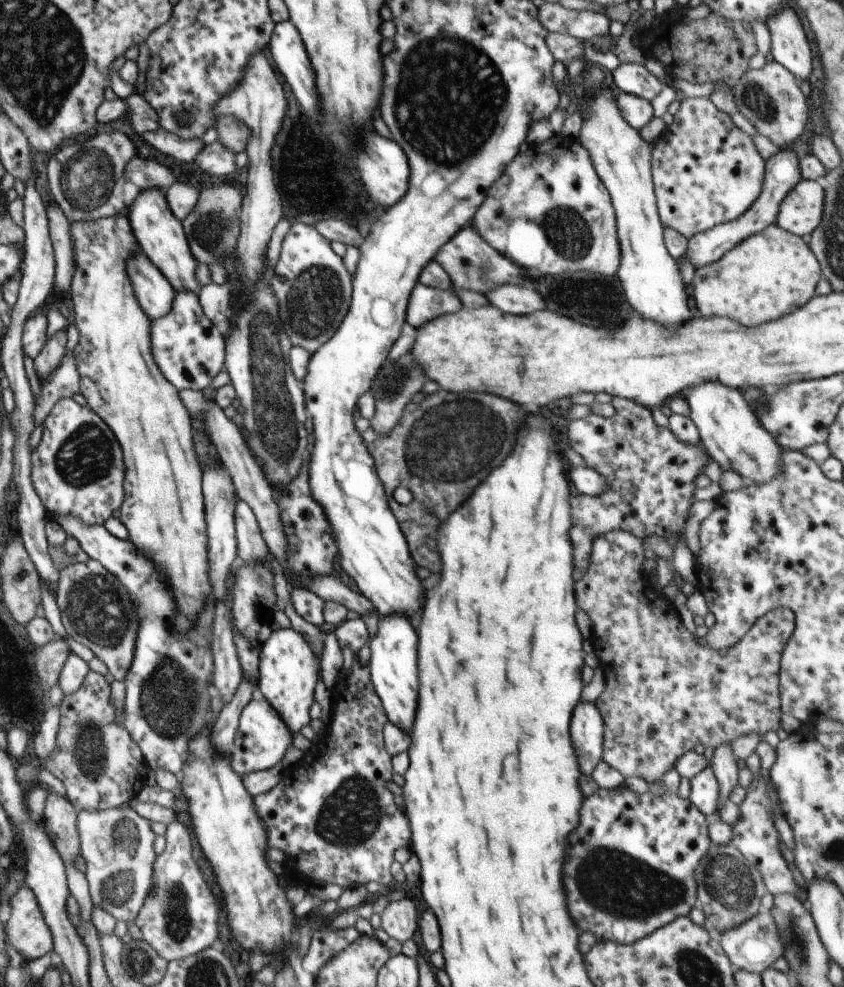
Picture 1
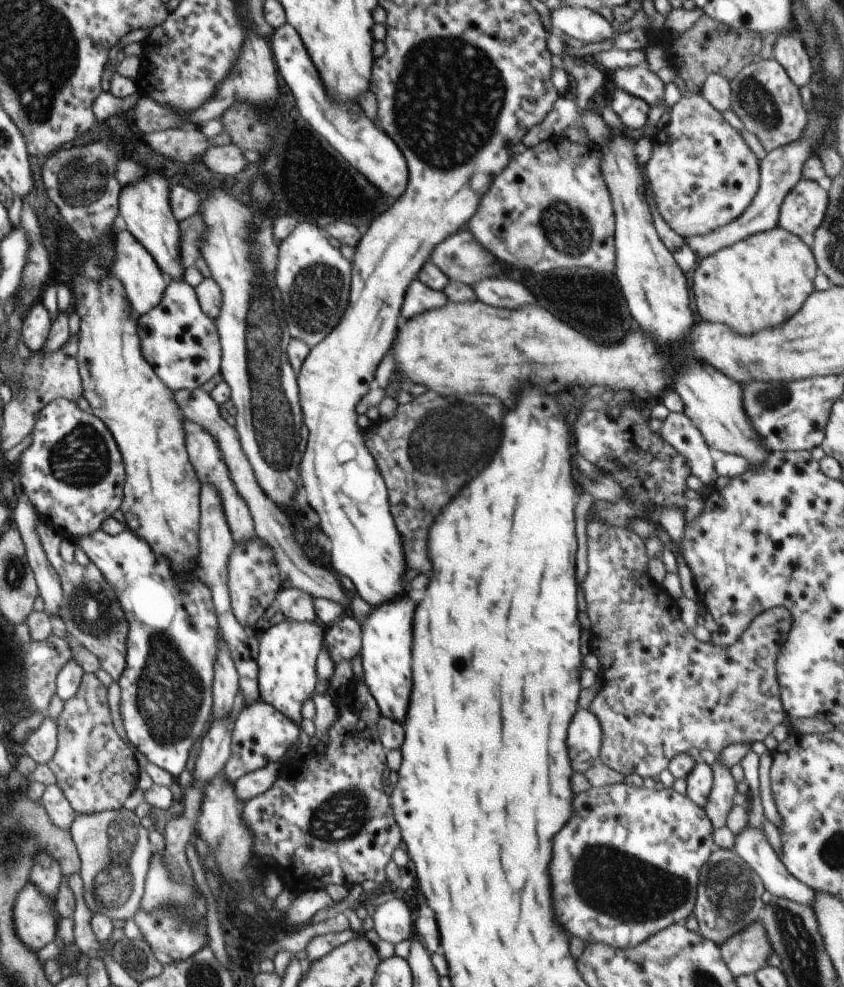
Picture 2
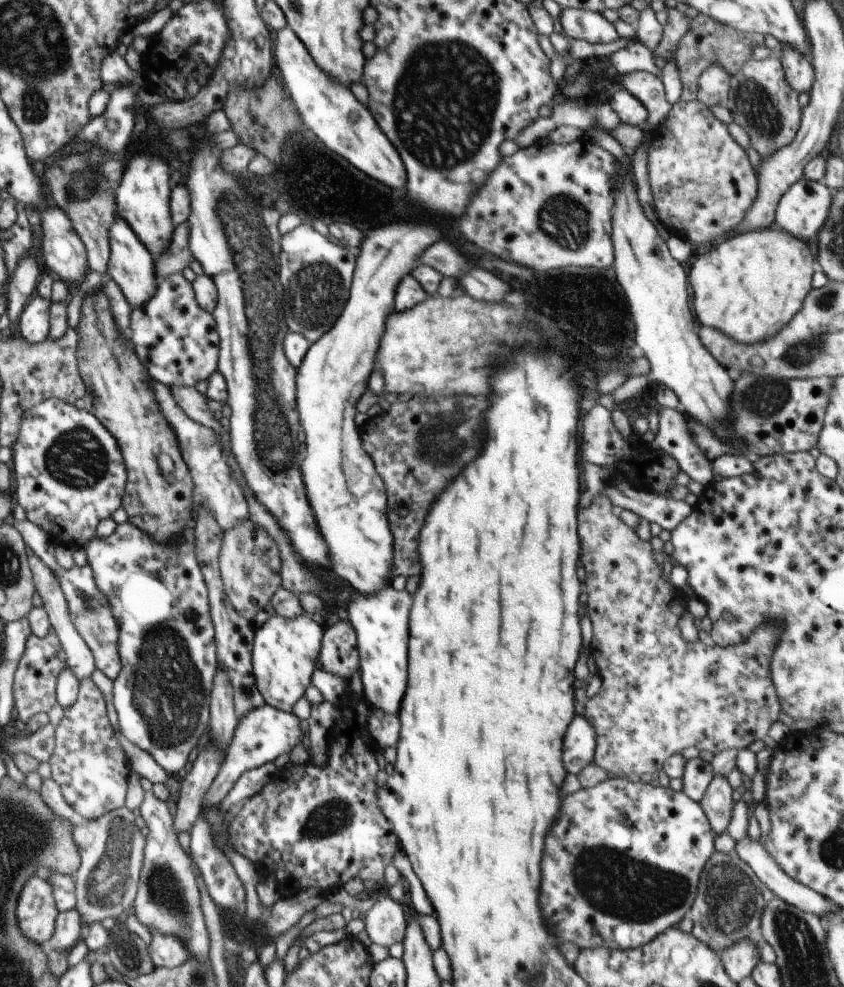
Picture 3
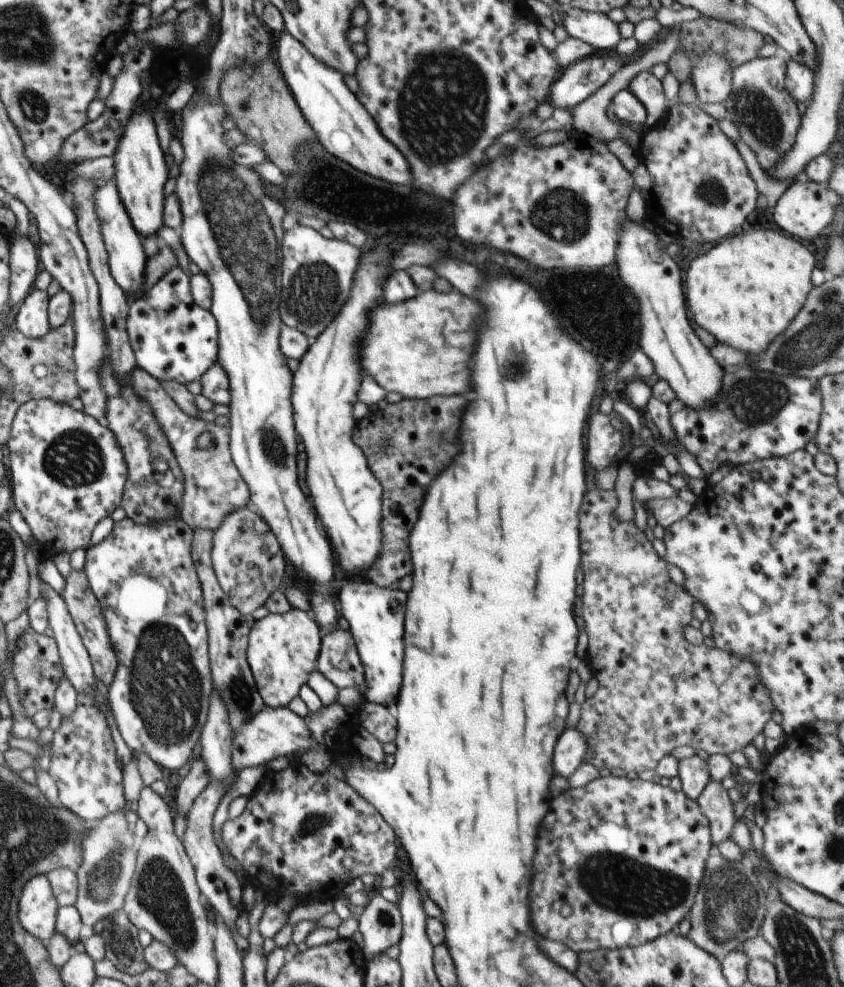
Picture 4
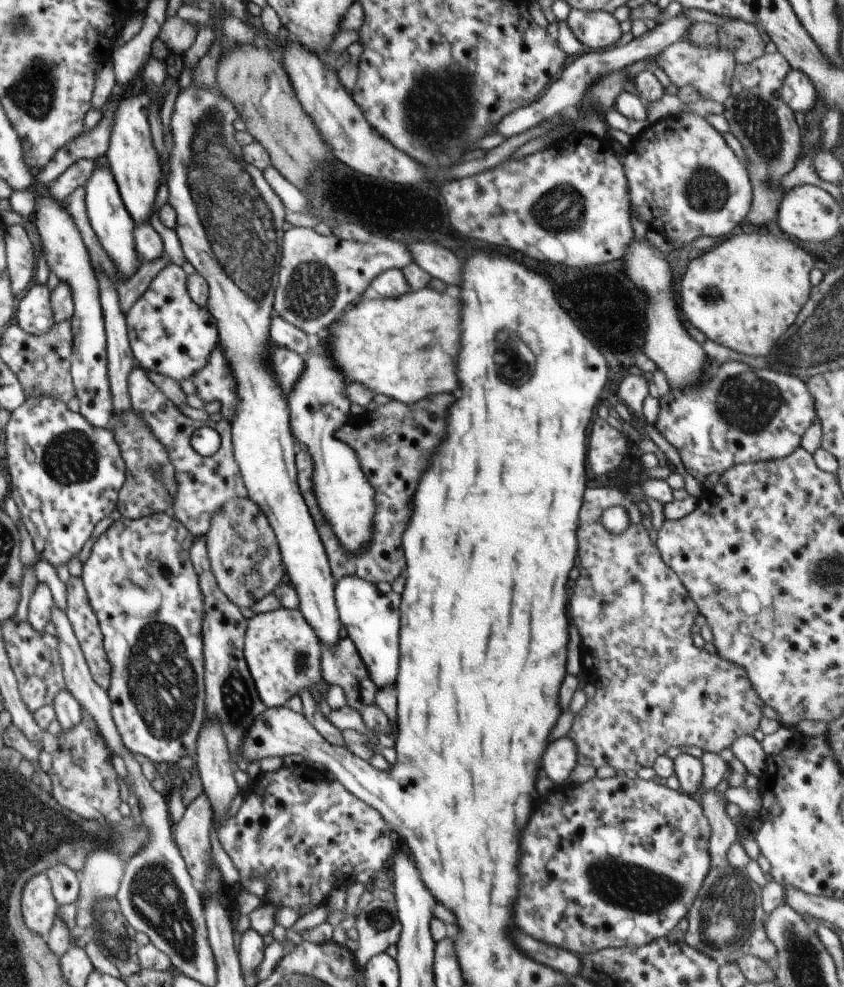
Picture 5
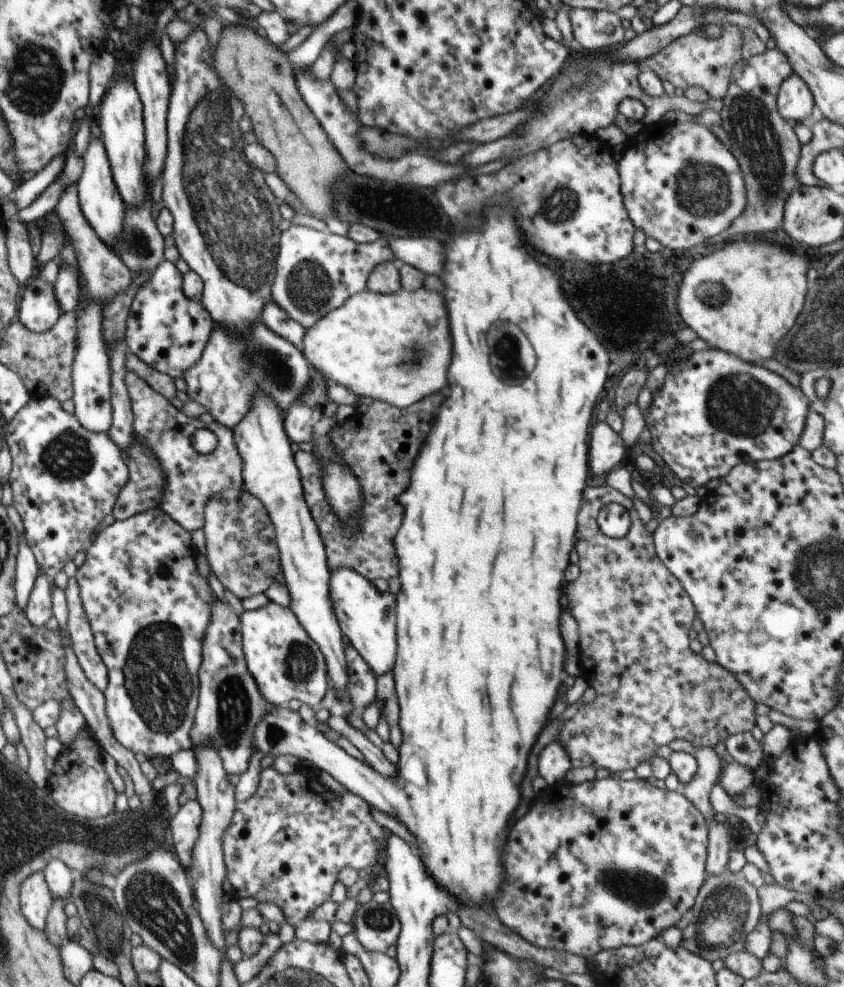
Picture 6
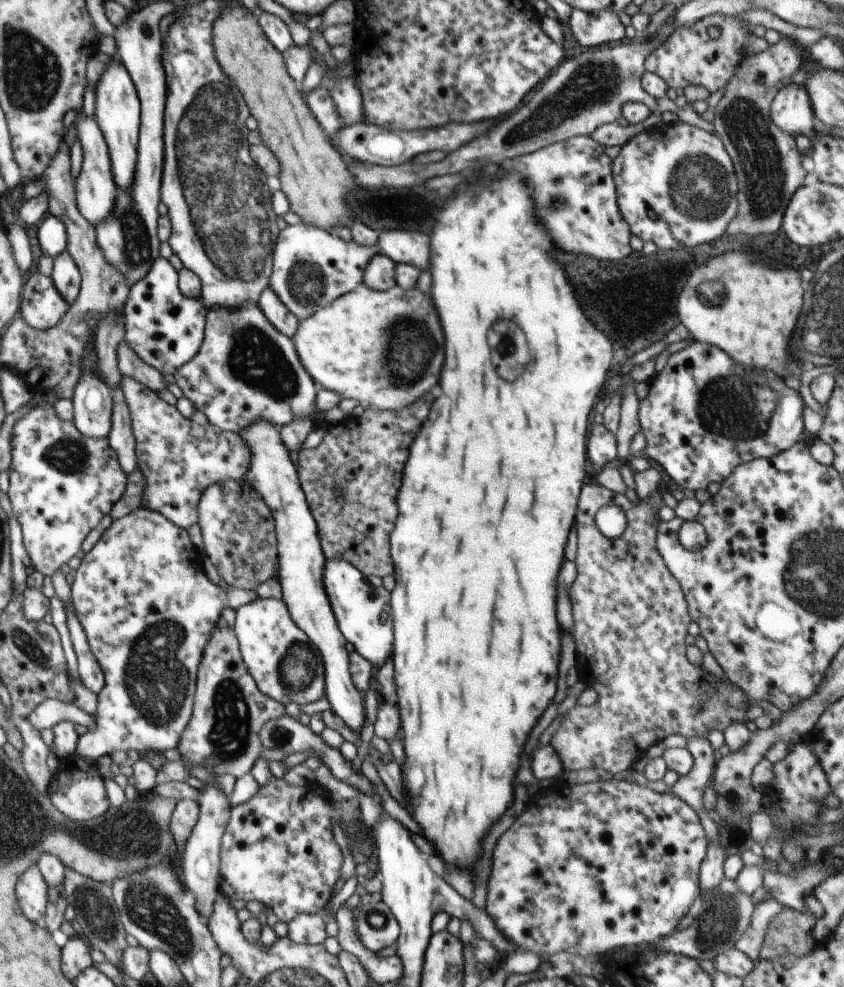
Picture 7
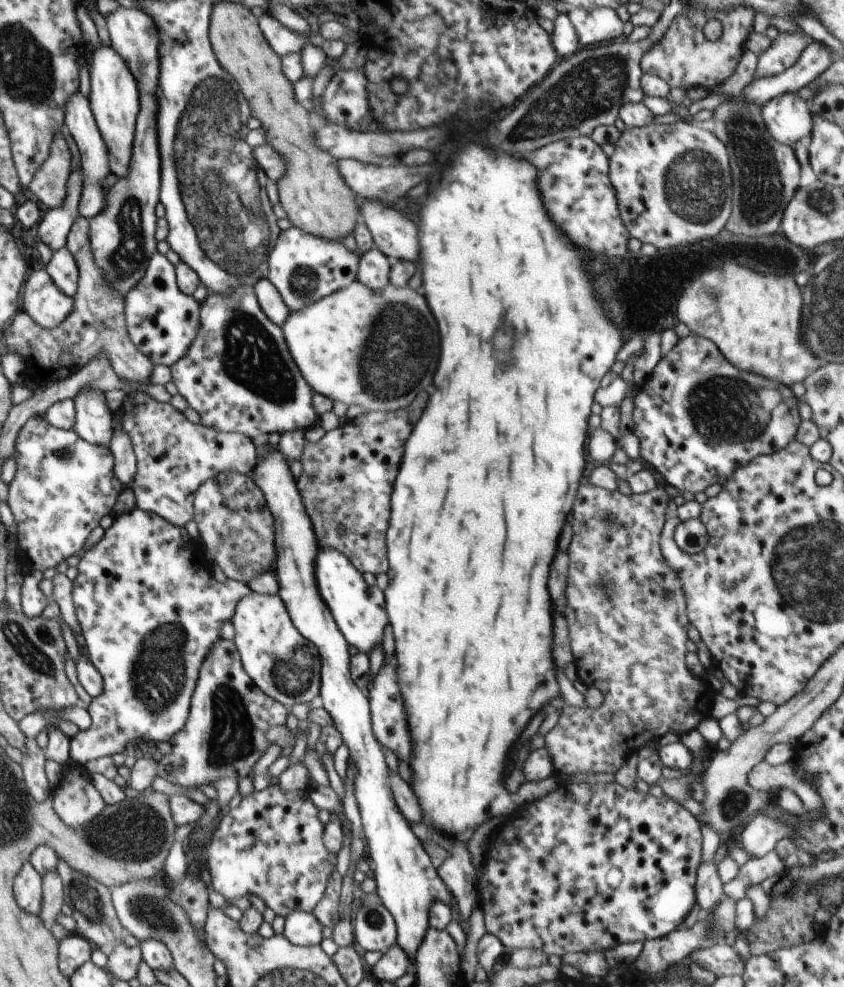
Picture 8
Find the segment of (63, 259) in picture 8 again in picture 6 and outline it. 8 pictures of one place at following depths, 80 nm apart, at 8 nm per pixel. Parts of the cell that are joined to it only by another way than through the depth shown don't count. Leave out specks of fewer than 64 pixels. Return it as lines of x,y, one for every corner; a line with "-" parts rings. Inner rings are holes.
59,266
58,276
53,284
54,293
58,304
60,304
60,312
63,314
74,310
79,304
80,298
80,277
79,271
72,266

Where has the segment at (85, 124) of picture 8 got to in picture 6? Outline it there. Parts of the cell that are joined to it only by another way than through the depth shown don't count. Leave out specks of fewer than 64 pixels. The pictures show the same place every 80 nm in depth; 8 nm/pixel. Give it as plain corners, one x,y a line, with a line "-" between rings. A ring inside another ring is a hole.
97,131
90,138
88,148
83,155
84,168
80,174
80,180
76,182
78,190
78,202
84,218
90,224
90,227
100,236
104,245
110,247
120,242
120,232
124,228
124,202
118,193
114,178
112,175
111,165
106,153
106,148
102,143

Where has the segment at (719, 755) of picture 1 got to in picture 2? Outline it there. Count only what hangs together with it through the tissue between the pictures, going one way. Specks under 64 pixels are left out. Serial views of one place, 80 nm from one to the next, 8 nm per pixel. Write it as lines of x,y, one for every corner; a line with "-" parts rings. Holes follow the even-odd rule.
720,756
713,763
713,787
709,794
708,802
704,808
708,818
712,821
713,828
726,825
727,814
733,807
733,796
737,793
736,784
730,769
722,764

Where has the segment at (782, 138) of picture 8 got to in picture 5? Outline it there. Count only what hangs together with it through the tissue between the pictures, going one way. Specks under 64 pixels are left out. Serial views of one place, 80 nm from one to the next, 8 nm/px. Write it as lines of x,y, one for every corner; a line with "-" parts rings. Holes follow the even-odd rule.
790,70
779,91
780,100
788,104
788,108
797,112
810,112
817,102
816,90
810,82
810,78
800,70

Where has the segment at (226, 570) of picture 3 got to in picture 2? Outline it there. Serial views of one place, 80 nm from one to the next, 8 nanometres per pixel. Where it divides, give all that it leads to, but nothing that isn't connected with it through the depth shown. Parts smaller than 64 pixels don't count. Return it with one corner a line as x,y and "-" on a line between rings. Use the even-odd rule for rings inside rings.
253,537
244,543
236,543
228,565
229,595
236,620
245,627
257,630
256,622
270,608
281,588
281,576
272,549

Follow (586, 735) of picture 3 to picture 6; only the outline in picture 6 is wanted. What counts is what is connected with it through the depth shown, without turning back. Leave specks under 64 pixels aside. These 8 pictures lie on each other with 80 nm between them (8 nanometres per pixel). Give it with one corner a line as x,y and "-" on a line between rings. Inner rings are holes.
552,742
540,752
538,772
548,784
557,784
565,778
566,772
571,770
570,756
560,742

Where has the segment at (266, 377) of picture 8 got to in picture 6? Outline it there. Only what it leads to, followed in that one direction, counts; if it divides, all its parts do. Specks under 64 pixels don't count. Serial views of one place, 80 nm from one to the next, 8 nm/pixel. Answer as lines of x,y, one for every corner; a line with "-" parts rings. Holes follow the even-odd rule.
261,319
250,326
252,328
244,332
228,332
214,324
202,357
182,376
189,398
204,406
214,422
230,430
248,414
256,394
274,400
276,408
285,416
288,408
296,404
312,384
311,366
300,349
277,336

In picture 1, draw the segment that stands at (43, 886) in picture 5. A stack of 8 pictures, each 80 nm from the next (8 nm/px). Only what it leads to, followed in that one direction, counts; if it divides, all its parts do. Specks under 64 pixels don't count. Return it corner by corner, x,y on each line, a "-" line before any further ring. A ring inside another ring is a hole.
22,885
9,900
10,918
6,920
7,943
26,960
33,961
53,951
50,927
44,920
35,892

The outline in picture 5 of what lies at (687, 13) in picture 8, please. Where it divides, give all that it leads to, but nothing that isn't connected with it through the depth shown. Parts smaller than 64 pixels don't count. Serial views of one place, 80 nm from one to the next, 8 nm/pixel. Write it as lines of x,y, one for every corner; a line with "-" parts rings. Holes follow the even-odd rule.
685,37
675,44
668,46
660,55
656,56
652,68
660,68
670,79
671,84
678,89
690,85
694,87
703,100
712,100
720,104
731,97
731,81
735,77
736,58
733,50
722,48
720,54
714,54
714,46
694,46

